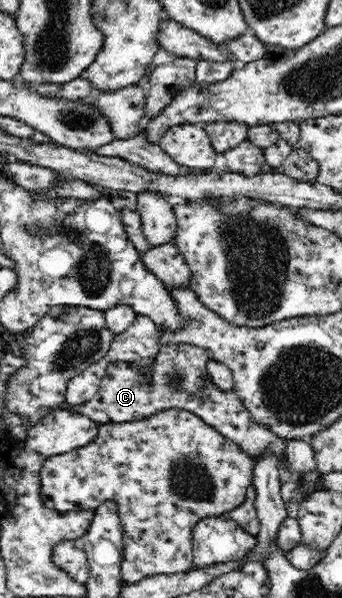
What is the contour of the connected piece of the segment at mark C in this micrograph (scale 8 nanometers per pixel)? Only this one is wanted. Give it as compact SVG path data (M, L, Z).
M193 344L160 345L151 386L143 384L143 375L140 375L134 363L113 362L107 366L105 378L96 395L87 403L73 405L69 409L98 424L116 424L138 422L166 408L181 408L201 416L205 423L211 424L221 435L235 442L249 457L261 459L263 455L273 454L277 461L283 459L286 440L277 437L269 428L257 425L234 390L222 391L211 382L207 366L209 361L210 353Z

